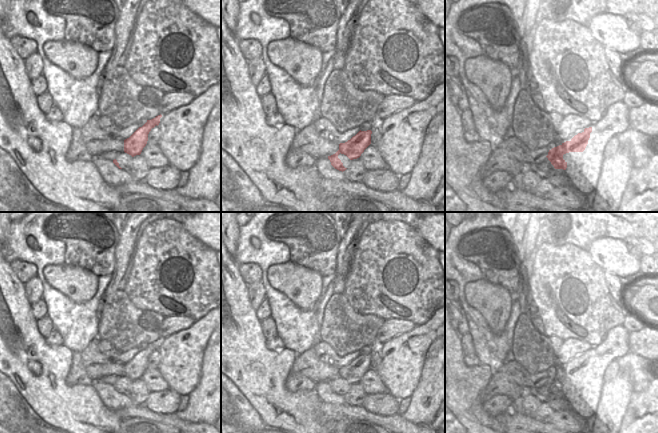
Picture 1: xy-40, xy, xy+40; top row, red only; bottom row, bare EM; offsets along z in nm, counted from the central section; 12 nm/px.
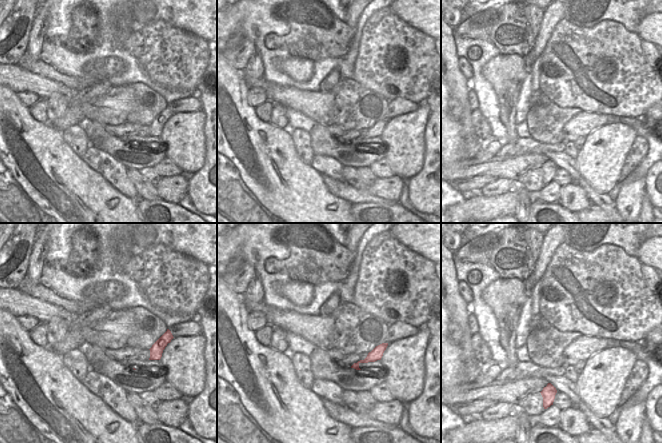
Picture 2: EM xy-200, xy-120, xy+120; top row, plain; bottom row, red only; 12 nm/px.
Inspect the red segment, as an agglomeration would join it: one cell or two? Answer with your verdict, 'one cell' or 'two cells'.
one cell

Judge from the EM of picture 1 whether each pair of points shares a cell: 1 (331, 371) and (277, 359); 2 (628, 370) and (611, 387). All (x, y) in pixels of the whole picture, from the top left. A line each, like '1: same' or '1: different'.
1: different
2: same

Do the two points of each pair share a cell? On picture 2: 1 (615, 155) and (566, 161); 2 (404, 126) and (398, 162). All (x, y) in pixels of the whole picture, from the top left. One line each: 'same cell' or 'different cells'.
1: different cells
2: same cell

